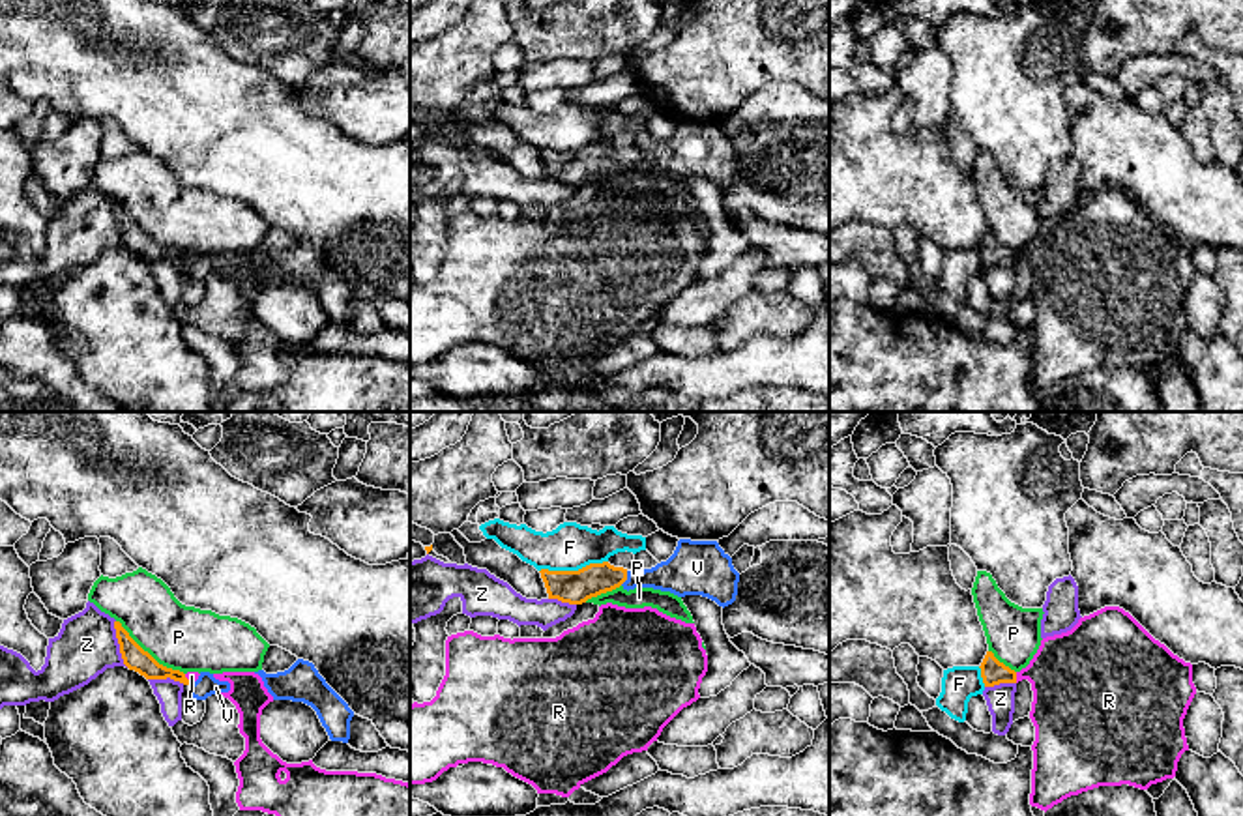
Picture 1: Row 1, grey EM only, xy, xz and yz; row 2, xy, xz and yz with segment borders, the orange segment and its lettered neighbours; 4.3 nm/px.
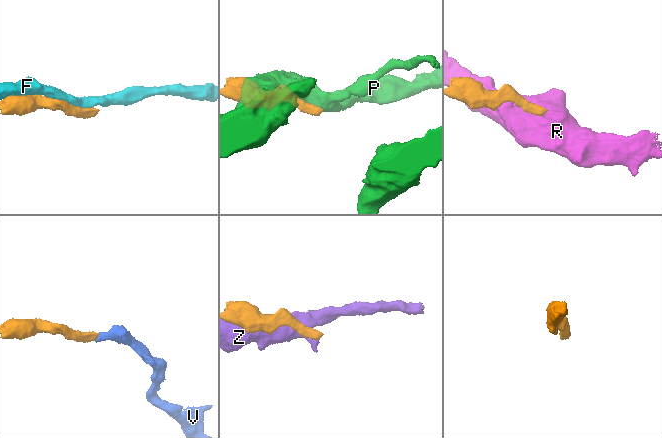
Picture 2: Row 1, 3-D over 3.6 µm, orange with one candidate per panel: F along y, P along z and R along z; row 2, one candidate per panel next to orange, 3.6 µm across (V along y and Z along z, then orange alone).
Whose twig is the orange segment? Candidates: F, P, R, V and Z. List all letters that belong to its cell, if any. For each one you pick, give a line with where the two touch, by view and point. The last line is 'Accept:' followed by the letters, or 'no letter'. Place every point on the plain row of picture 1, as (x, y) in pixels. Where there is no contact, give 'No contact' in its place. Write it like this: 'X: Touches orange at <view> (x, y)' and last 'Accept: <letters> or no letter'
V: Touches orange at xz (626, 160)
Accept: V

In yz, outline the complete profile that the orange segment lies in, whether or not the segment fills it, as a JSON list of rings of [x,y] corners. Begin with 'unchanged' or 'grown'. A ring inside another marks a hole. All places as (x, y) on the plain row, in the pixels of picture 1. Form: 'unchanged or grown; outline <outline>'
unchanged; outline [[[987,232],[979,249],[985,268],[994,268],[1000,264],[1016,264],[1016,253],[1000,243],[992,232]]]

